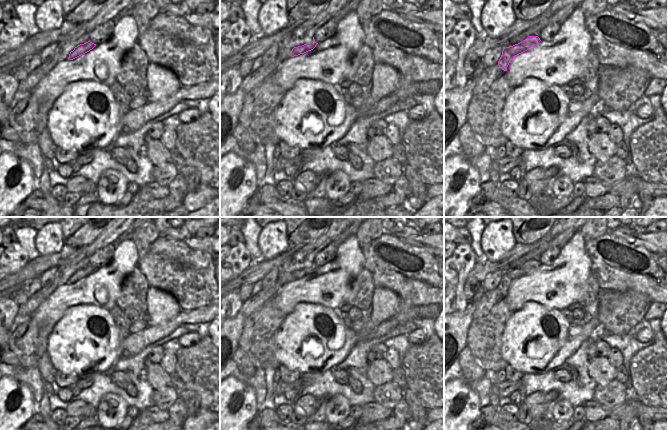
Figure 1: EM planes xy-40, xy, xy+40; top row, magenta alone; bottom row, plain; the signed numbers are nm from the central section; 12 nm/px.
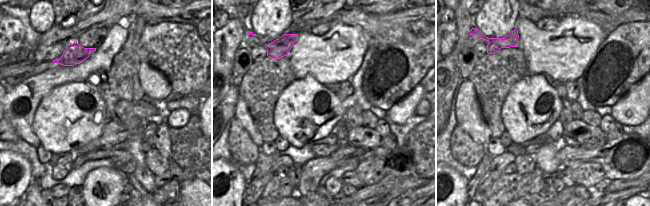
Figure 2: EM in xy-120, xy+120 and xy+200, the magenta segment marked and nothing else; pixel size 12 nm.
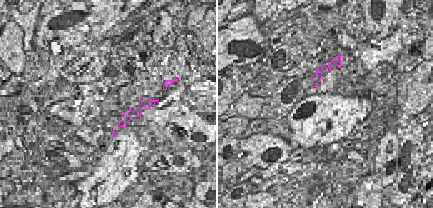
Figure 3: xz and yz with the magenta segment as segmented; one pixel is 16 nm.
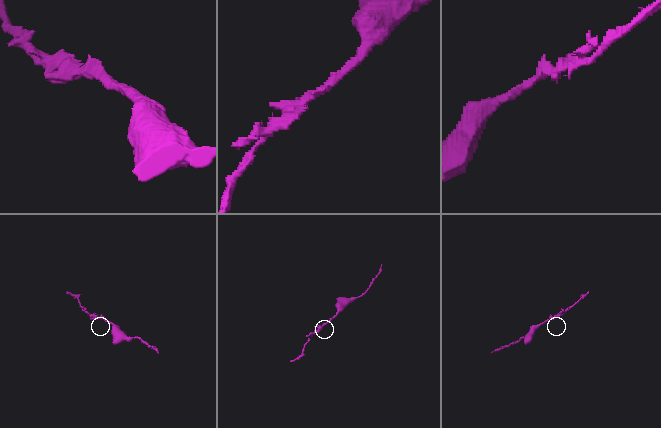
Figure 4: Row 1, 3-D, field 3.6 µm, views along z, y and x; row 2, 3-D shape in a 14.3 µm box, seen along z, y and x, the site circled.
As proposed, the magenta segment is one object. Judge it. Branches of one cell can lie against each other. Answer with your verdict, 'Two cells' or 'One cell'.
One cell.

